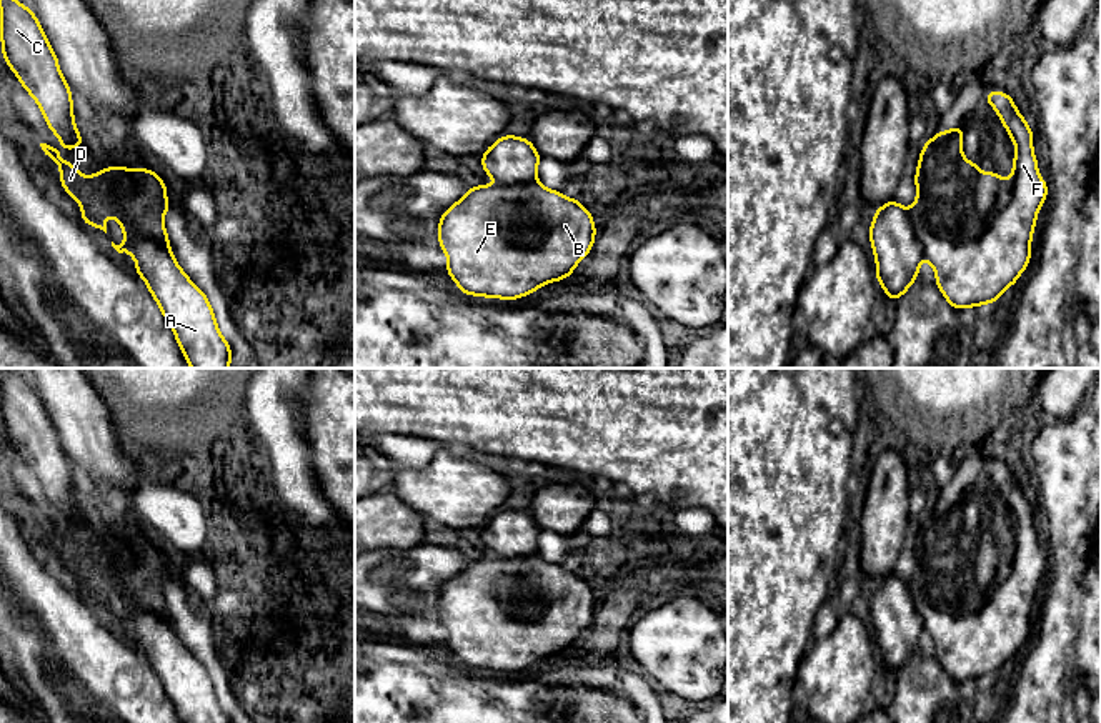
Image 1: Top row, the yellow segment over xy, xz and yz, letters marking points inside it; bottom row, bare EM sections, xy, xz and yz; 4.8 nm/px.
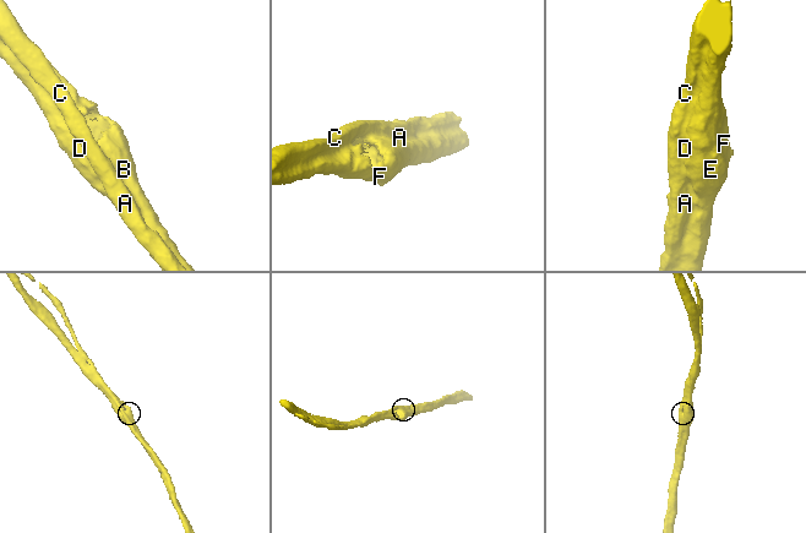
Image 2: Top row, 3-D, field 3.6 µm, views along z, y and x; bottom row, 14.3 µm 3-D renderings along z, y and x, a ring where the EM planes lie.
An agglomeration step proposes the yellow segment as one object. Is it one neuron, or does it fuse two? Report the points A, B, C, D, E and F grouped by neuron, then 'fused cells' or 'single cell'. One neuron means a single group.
A B C D E F | single cell

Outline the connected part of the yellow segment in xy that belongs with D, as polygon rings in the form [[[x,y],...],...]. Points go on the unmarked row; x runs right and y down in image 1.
[[[40,516],[45,528],[60,540],[60,556],[65,565],[83,581],[82,595],[107,606],[105,590],[113,588],[123,603],[127,615],[112,620],[128,625],[137,635],[135,646],[142,650],[158,676],[167,696],[182,723],[232,723],[217,700],[213,681],[207,668],[185,648],[170,625],[170,613],[163,598],[163,586],[172,583],[167,573],[167,556],[147,540],[133,545],[127,540],[107,540],[90,551],[80,546],[75,538],[60,533],[60,525]]]

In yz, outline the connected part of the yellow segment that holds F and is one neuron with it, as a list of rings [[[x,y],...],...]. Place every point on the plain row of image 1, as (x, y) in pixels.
[[[984,465],[1016,518],[1013,548],[1001,553],[996,543],[979,545],[963,528],[963,500],[936,506],[919,526],[914,558],[918,570],[909,583],[896,571],[874,583],[869,616],[876,631],[876,653],[889,673],[898,675],[919,646],[921,631],[934,641],[936,658],[958,685],[968,680],[996,676],[1016,656],[1031,633],[1031,610],[1038,585],[1048,571],[1048,558],[1038,545],[1033,505],[1006,465]]]

